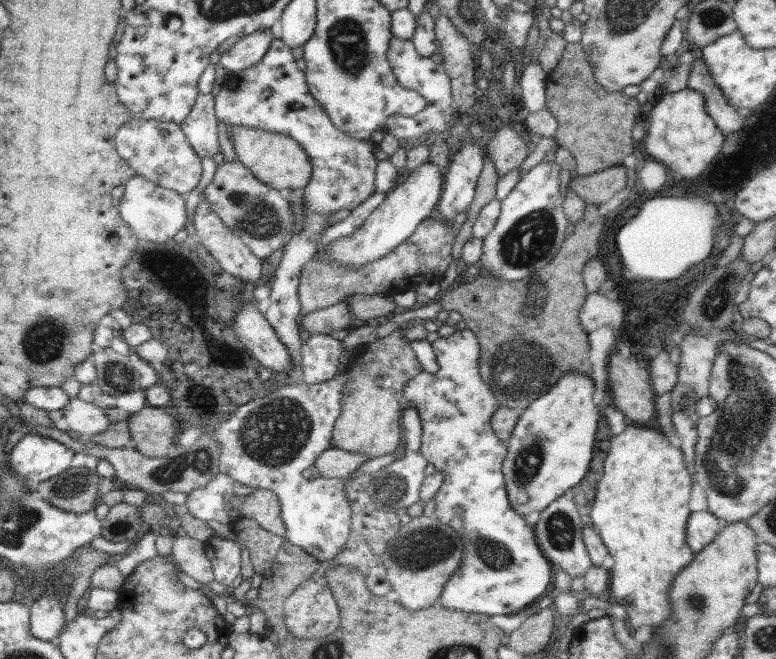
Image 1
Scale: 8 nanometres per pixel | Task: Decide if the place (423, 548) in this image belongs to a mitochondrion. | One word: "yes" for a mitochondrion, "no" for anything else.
yes

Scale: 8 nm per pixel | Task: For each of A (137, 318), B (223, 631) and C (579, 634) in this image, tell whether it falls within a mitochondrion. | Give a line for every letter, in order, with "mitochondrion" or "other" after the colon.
A: other
B: other
C: other

